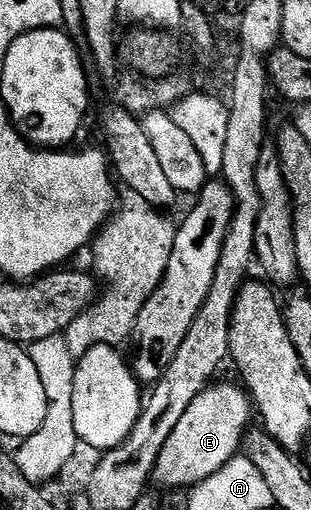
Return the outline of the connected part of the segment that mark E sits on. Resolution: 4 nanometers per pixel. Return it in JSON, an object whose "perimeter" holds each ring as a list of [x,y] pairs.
{"perimeter":[[[217,381],[209,384],[198,396],[194,404],[186,408],[182,420],[170,432],[170,440],[162,444],[162,452],[152,469],[151,481],[167,492],[181,488],[191,488],[202,480],[214,476],[232,458],[241,453],[244,434],[250,428],[248,422],[254,418],[254,402],[248,397],[247,389],[231,386],[228,382]]]}

